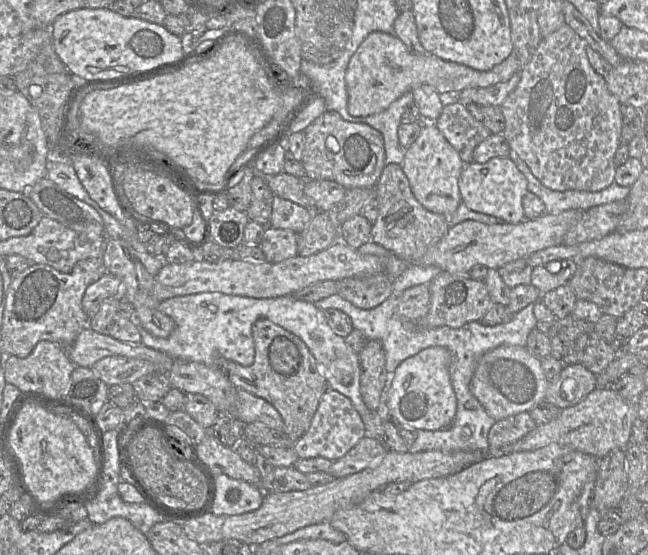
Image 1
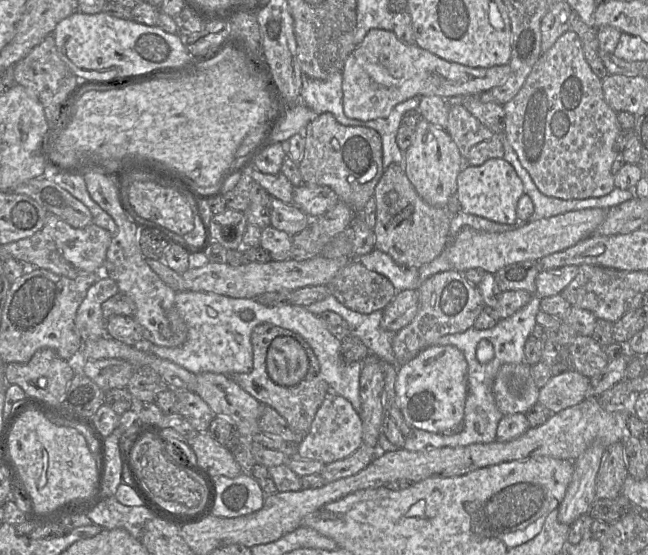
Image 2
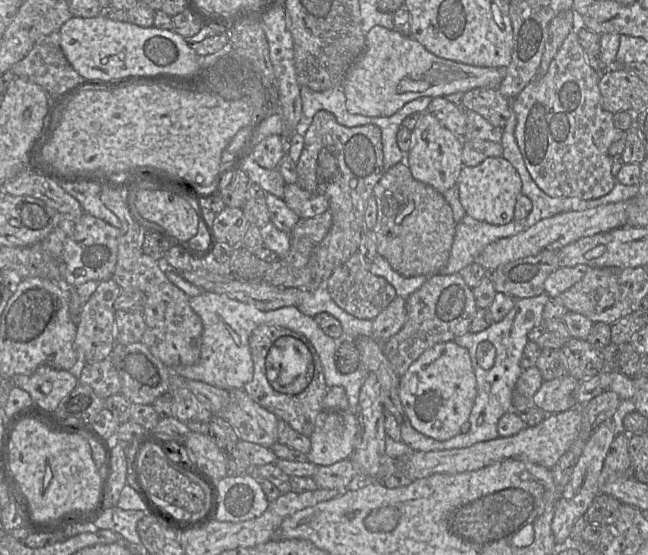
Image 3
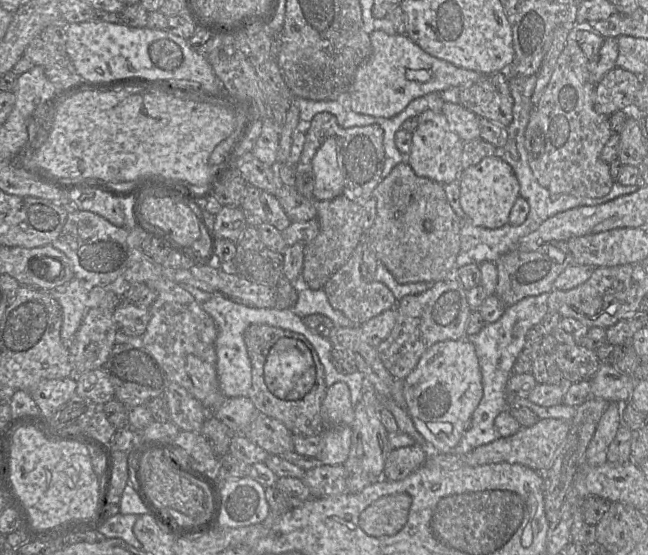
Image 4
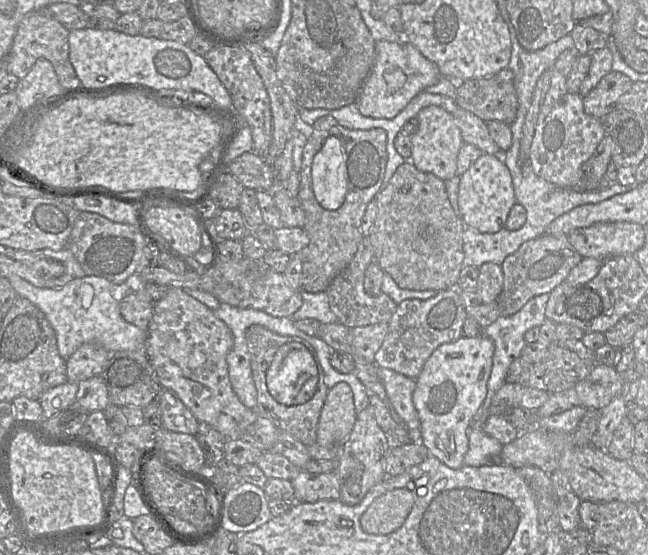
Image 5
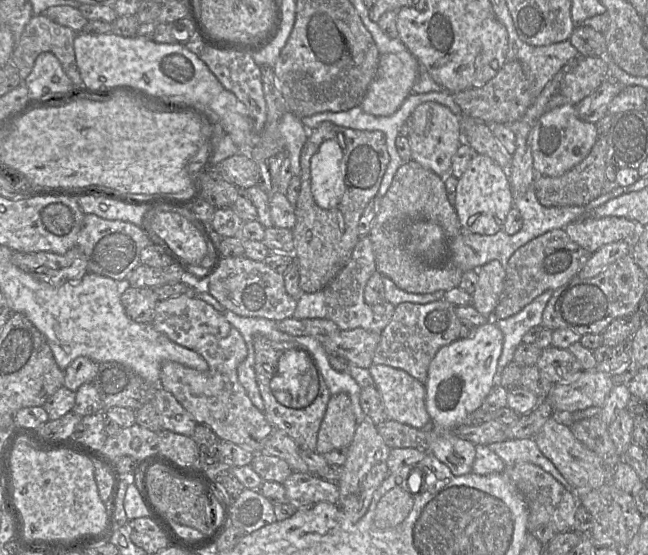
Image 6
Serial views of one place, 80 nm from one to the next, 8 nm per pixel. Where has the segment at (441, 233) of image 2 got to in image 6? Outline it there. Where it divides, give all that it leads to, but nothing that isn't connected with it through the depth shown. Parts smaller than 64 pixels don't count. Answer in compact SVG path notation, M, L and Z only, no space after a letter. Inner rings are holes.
M410 160L404 162L393 177L387 193L380 199L372 222L369 238L372 242L377 271L390 278L395 285L409 293L427 294L448 291L459 286L463 271L449 258L439 266L426 265L404 249L404 227L413 220L429 220L443 229L448 240L462 233L462 226L454 207L450 204L445 182L431 170Z

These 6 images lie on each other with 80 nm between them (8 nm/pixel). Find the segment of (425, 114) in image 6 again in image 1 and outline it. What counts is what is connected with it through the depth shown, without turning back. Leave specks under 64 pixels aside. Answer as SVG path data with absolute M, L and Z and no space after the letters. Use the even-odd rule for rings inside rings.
M422 120L422 124L420 135L405 151L401 166L416 200L430 212L450 216L461 203L458 180L465 164L434 123Z

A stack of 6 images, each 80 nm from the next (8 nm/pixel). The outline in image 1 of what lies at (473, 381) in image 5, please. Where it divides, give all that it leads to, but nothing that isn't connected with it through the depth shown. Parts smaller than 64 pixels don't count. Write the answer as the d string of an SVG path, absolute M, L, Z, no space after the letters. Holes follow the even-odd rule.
M440 346L421 350L399 364L393 373L392 384L388 393L389 417L401 426L415 430L440 430L452 423L457 399L452 387L449 365L450 352Z

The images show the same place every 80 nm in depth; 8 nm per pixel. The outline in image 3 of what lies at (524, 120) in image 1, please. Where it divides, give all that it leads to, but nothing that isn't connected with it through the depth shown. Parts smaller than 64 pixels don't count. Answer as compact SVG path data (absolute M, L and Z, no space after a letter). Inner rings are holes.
M576 11L573 13L574 17L572 30L563 41L554 59L551 61L547 73L541 78L535 78L530 83L528 83L525 88L514 99L511 100L511 109L516 114L517 118L517 124L515 128L515 138L517 144L523 156L525 166L537 186L551 197L573 197L582 200L589 200L597 199L607 195L615 186L616 180L611 173L613 158L608 154L608 148L614 141L614 138L617 134L617 128L614 126L613 122L614 114L604 110L601 105L601 95L599 90L599 79L601 72L595 71L589 65L584 50L579 43L578 32L580 28L584 27L582 25L582 16Z

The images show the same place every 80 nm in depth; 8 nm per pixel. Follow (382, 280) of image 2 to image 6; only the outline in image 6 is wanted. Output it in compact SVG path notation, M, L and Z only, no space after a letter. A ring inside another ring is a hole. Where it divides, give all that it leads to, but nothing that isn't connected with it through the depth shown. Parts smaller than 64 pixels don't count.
M369 236L359 238L350 259L335 278L322 290L327 307L327 318L333 321L341 331L362 328L381 333L391 321L395 306L388 301L369 305L364 299L364 289L369 278L377 271L372 242Z

